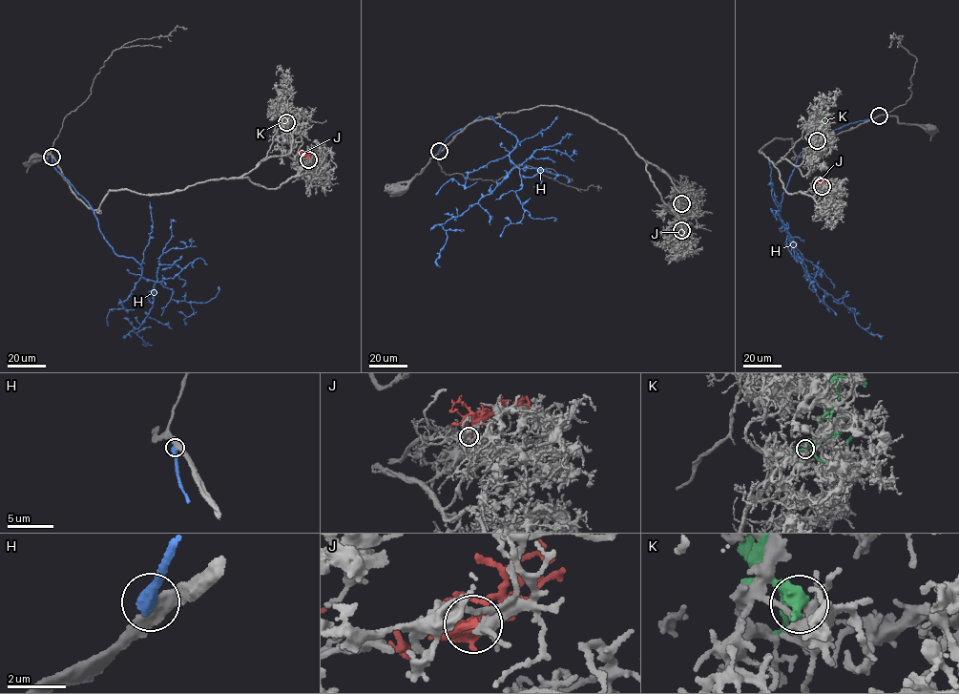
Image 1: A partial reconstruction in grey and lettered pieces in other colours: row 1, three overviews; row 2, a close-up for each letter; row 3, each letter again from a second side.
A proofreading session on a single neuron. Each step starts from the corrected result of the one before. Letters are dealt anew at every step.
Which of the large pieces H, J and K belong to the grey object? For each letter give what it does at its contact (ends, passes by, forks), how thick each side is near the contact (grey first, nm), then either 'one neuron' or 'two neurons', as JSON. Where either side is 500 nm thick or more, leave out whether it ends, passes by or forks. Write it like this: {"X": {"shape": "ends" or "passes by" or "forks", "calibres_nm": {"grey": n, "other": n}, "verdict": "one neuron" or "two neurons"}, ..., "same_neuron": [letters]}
{"H": {"calibres_nm": {"grey": 400, "other": 550}, "verdict": "two neurons"}, "J": {"shape": "ends", "calibres_nm": {"grey": 320, "other": 220}, "verdict": "one neuron"}, "K": {"shape": "passes by", "calibres_nm": {"grey": 340, "other": 340}, "verdict": "two neurons"}, "same_neuron": ["J"]}

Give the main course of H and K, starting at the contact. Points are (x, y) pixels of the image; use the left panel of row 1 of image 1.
H: (52, 157), (88, 201), (112, 249), (132, 258), (142, 277), (155, 282), (153, 306), (130, 331), (153, 345)
K: (286, 122), (281, 100), (284, 97)

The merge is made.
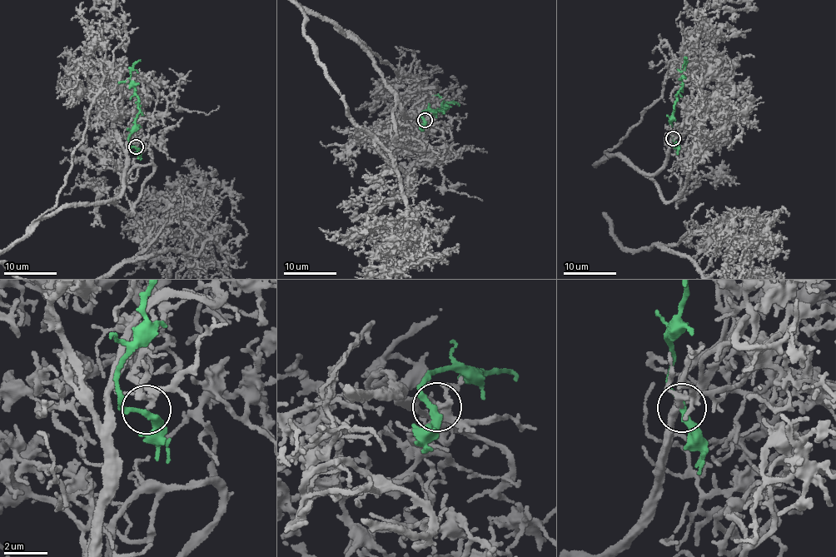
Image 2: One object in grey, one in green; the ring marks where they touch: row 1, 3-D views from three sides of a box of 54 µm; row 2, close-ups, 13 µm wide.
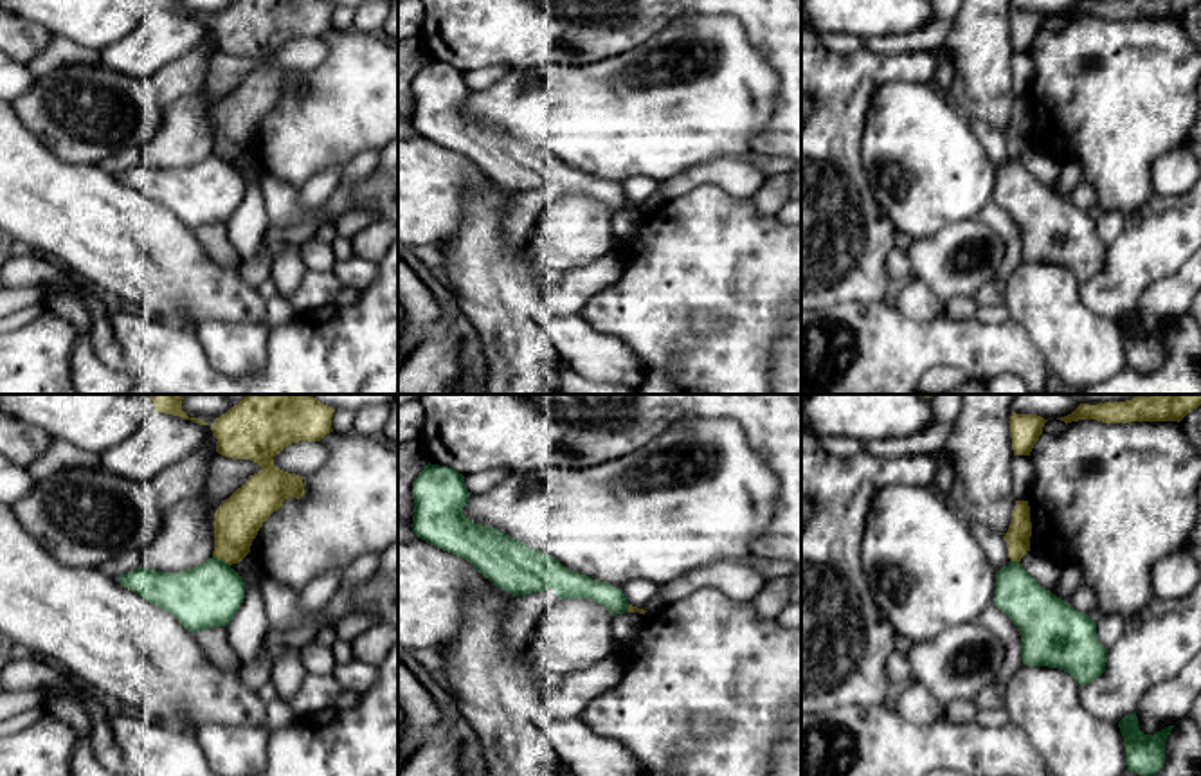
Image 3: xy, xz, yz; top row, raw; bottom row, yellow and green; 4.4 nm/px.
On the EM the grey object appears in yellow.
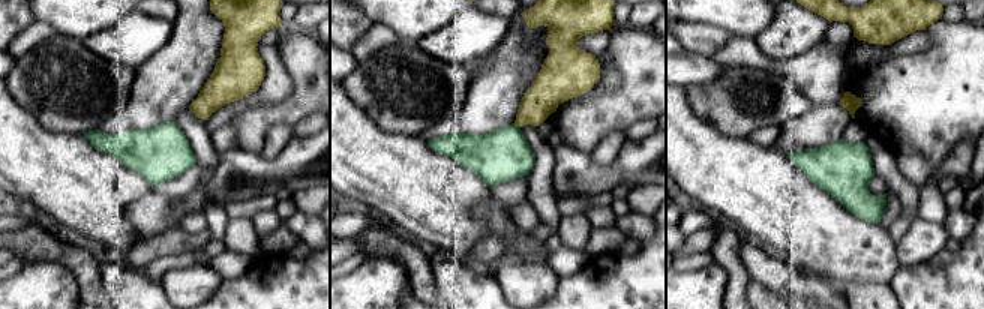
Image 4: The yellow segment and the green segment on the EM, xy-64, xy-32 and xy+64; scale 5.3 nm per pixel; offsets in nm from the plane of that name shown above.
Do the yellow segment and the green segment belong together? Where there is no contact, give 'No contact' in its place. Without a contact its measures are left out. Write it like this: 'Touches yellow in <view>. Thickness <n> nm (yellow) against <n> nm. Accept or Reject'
Touches yellow in xy. Thickness 200 nm (yellow) against 280 nm. Reject

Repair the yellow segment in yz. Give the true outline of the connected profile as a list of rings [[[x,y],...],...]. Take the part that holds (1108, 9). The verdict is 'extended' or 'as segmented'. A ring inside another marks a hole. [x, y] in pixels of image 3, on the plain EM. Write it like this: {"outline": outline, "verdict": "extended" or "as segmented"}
{"outline": [[[1080,0],[1071,11],[1057,14],[1066,22],[1079,16],[1097,16],[1102,20],[1131,18],[1181,18],[1201,0]]], "verdict": "as segmented"}

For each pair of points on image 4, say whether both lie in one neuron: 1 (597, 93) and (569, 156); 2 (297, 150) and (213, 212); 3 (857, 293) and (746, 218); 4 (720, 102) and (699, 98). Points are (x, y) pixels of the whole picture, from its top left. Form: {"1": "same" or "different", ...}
{"1": "different", "2": "different", "3": "different", "4": "same"}

